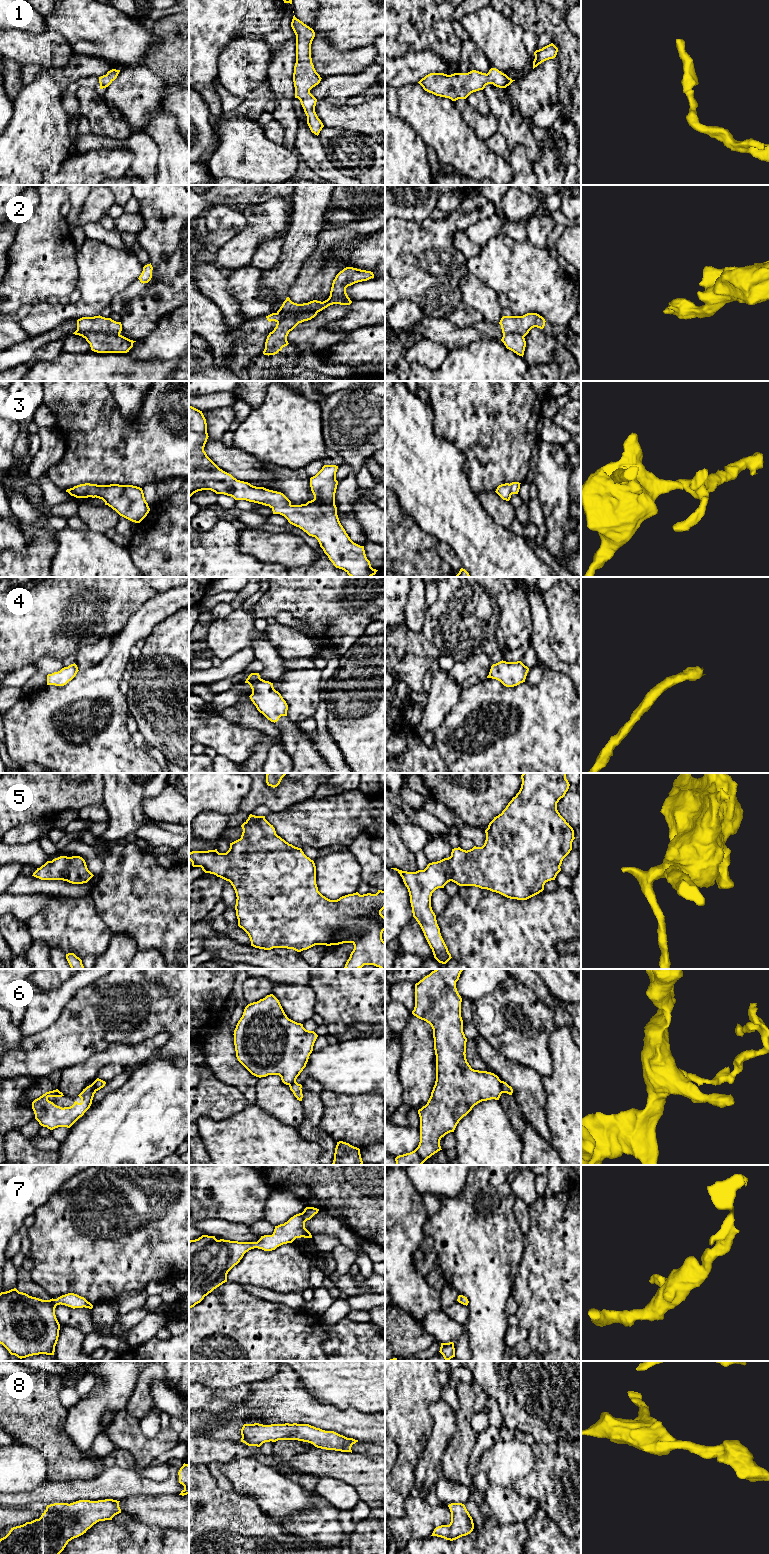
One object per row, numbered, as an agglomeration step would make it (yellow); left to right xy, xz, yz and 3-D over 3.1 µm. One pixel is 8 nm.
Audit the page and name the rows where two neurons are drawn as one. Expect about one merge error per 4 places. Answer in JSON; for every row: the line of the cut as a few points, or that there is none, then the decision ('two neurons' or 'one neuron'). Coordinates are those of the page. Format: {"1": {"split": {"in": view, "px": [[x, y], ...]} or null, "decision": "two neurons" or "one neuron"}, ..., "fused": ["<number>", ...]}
{"1": {"split": null, "decision": "one neuron"}, "2": {"split": {"in": "xy", "px": [[77, 329], [83, 332], [119, 334]]}, "decision": "two neurons"}, "3": {"split": null, "decision": "one neuron"}, "4": {"split": null, "decision": "one neuron"}, "5": {"split": null, "decision": "one neuron"}, "6": {"split": {"in": "yz", "px": [[500, 1081], [500, 1087], [503, 1092]]}, "decision": "two neurons"}, "7": {"split": null, "decision": "one neuron"}, "8": {"split": null, "decision": "one neuron"}, "fused": ["2", "6"]}

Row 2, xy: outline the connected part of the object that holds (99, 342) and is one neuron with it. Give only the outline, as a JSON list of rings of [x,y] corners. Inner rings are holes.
[[[76,330],[73,334],[82,336],[97,353],[127,353],[136,341],[120,334],[84,333]]]

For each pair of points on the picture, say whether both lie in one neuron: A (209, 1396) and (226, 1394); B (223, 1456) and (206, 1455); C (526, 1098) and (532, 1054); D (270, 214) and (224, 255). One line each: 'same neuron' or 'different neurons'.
A: different neurons
B: same neuron
C: different neurons
D: same neuron

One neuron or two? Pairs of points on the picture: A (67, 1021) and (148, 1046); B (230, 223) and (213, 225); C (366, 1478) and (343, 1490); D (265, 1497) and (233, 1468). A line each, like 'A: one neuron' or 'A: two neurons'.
A: two neurons
B: one neuron
C: two neurons
D: one neuron

